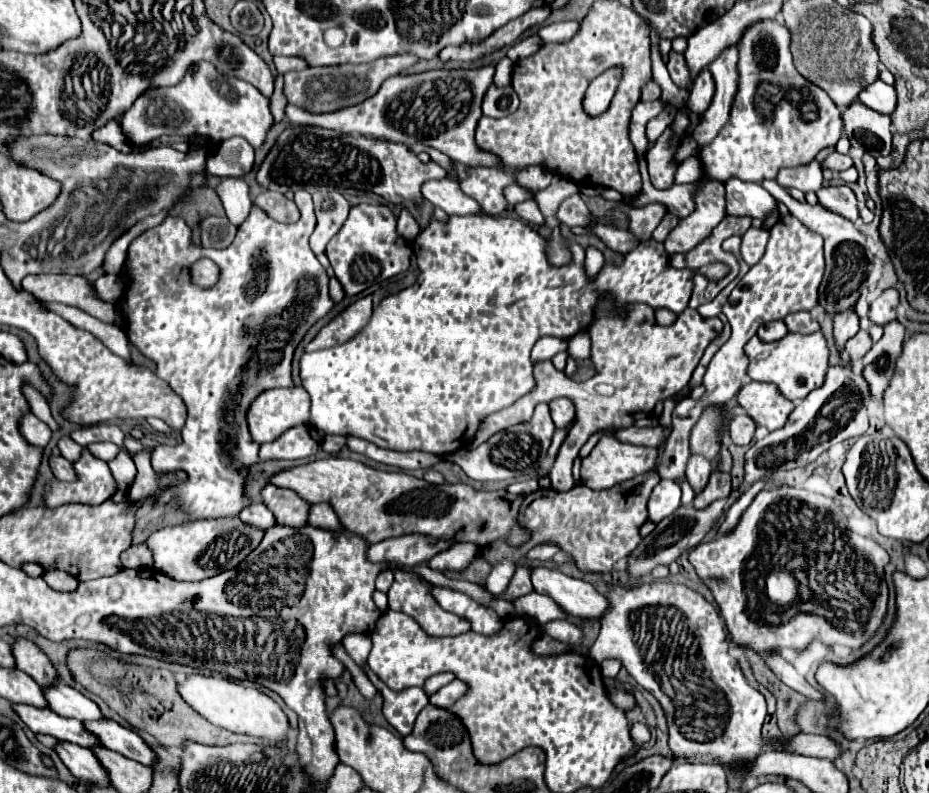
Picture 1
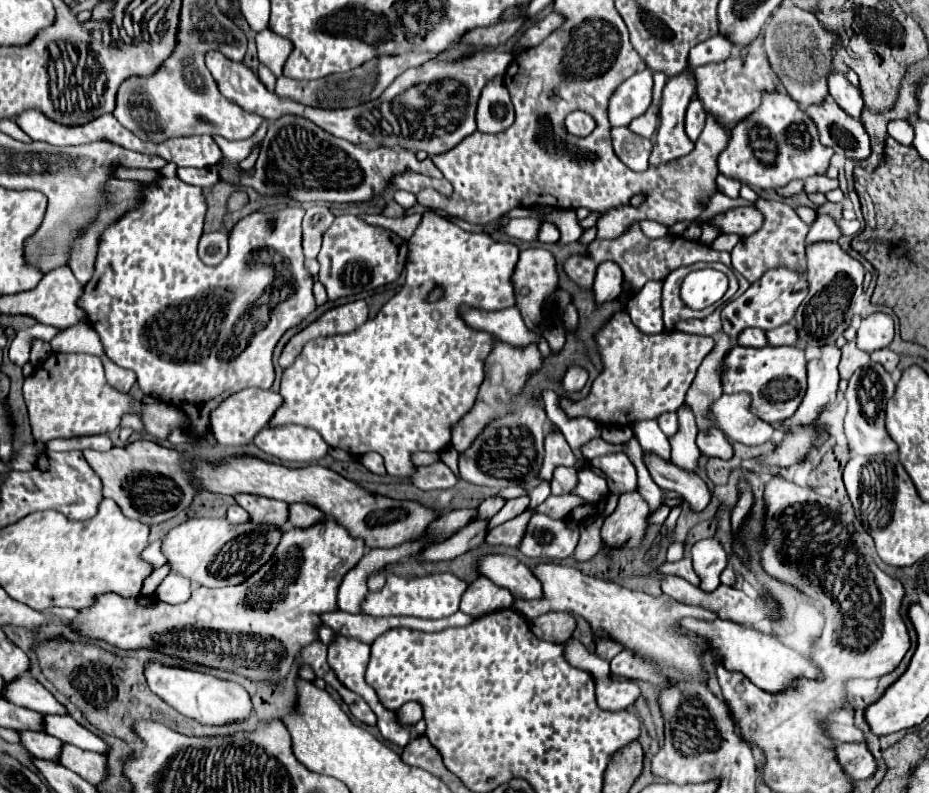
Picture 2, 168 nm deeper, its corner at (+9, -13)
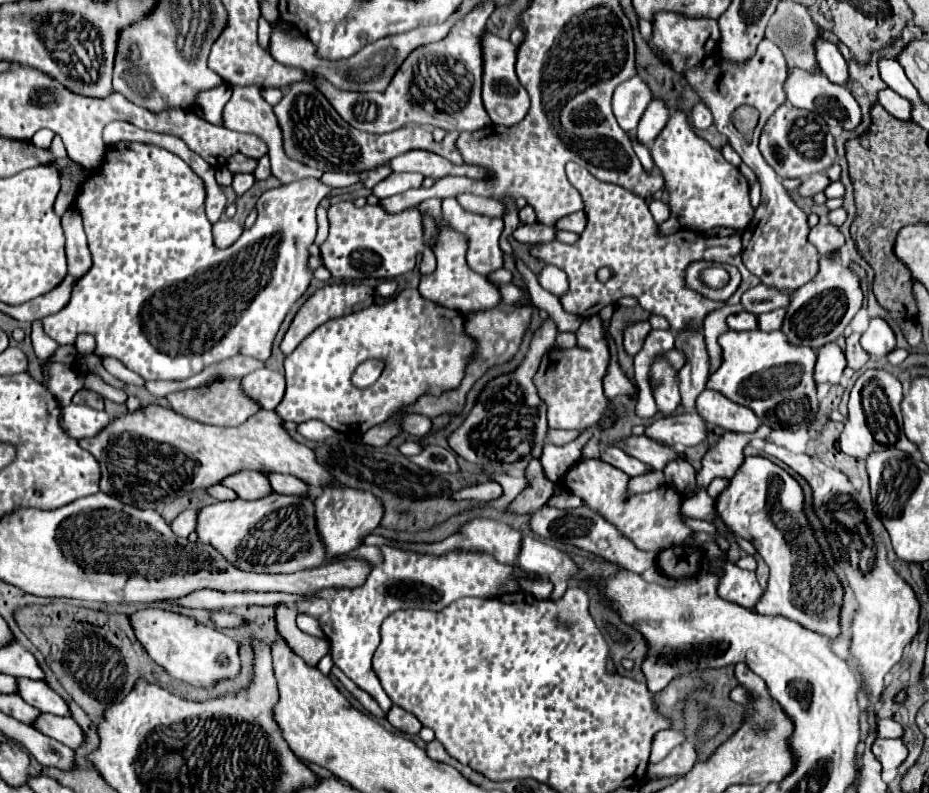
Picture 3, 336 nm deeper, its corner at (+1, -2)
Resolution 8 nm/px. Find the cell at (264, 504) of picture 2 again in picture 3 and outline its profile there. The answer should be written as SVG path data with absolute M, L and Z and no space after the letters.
M237 472L229 476L229 480L223 480L223 484L245 500L259 500L273 494L269 478L265 478L265 474L261 472Z

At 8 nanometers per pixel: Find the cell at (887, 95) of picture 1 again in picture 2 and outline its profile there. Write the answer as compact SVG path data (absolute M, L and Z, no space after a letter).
M831 71L831 75L827 75L827 87L829 87L829 95L839 103L839 107L853 115L855 119L861 117L861 111L865 107L863 99L861 99L861 91L857 87L853 87L841 73Z

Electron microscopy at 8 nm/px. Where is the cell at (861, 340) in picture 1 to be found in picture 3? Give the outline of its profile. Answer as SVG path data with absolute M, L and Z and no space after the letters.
M853 332L853 334L847 338L845 356L847 356L847 366L853 368L853 370L861 370L861 368L869 362L871 356L861 348L861 344L859 344L859 334L857 334L857 332Z

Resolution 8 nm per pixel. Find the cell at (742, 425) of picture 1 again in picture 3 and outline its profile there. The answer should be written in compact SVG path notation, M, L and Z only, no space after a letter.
M691 412L691 414L667 416L655 420L649 428L645 428L645 434L651 436L653 440L687 448L705 442L709 432L707 432L707 422L697 412Z

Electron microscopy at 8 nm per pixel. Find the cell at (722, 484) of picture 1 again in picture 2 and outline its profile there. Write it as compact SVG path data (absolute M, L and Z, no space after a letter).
M643 453L643 463L663 491L679 493L693 511L703 511L711 501L711 491L693 471L681 471L681 467L671 463L671 459L663 459L655 453Z

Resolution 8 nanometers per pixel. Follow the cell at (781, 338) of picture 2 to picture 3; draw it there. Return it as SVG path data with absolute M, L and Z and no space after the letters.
M779 308L779 310L773 310L773 312L761 314L761 316L759 316L759 328L765 330L765 332L781 330L783 320L785 320L785 308Z

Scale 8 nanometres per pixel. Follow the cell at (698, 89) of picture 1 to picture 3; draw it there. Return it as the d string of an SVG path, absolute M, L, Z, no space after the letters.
M703 102L695 104L695 108L691 112L691 122L693 122L693 126L697 130L705 130L705 128L709 128L713 124L713 116L711 116L709 108Z

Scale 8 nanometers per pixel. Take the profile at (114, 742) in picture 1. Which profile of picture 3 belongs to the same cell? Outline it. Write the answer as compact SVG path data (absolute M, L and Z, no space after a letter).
M17 680L17 684L19 684L19 696L27 704L37 708L39 712L47 712L47 714L55 714L55 716L71 716L67 702L57 692L53 692L47 686L47 682L43 682L43 680Z

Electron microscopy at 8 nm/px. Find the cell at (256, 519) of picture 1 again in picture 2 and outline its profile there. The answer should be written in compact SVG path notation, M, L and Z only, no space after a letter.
M231 505L231 507L227 509L227 521L229 521L229 523L245 523L245 521L249 521L249 515L247 515L247 511L245 511L243 507Z

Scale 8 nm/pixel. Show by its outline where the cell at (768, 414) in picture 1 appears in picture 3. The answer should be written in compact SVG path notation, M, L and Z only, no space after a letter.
M703 390L697 398L697 412L711 426L731 432L755 432L761 426L757 414L743 404L737 404L717 390Z

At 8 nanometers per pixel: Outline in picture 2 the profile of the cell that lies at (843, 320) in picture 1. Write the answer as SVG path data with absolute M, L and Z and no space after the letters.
M825 345L821 347L821 357L807 363L807 393L795 415L781 425L781 433L789 431L789 427L803 427L813 423L819 413L833 401L839 383L839 355L841 351L835 345Z

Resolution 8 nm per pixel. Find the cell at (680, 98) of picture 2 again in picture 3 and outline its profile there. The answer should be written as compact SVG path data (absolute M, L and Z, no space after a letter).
M675 110L655 138L651 146L651 156L655 166L665 178L667 204L671 214L675 214L685 228L697 232L709 232L713 228L733 228L743 230L751 224L755 208L749 200L749 186L745 176L733 168L719 150L715 150L707 140L695 134L689 124L689 116L683 110Z

